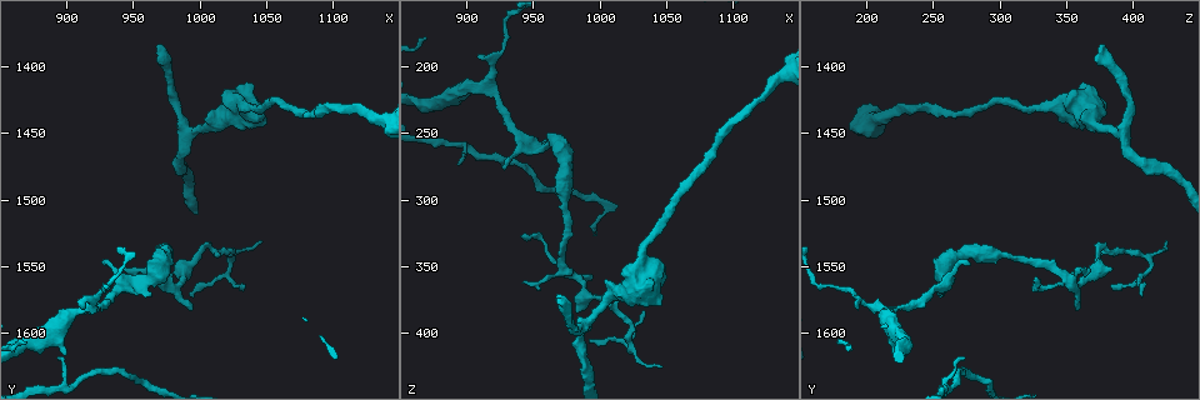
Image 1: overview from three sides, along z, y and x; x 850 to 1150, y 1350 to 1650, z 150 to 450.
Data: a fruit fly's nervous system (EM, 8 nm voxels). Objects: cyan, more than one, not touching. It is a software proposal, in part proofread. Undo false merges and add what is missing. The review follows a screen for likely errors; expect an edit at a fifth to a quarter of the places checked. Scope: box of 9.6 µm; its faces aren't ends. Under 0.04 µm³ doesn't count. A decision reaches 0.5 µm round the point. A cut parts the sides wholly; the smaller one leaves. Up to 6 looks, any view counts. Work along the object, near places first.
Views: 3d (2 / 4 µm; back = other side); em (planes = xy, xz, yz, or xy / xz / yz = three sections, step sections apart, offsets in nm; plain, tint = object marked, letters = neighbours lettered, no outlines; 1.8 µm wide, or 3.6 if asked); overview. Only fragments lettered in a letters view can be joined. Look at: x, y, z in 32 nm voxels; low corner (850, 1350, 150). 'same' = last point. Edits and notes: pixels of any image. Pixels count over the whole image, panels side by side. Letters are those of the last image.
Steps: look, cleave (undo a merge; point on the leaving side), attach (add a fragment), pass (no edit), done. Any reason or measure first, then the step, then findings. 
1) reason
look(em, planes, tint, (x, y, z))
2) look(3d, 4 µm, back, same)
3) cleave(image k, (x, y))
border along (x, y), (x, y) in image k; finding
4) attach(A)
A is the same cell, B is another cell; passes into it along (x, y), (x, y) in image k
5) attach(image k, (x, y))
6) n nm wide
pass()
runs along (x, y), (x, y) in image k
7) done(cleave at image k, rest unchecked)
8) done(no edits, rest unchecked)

free end
look(em, xz, step 16, letters, (970, 1386, 376))

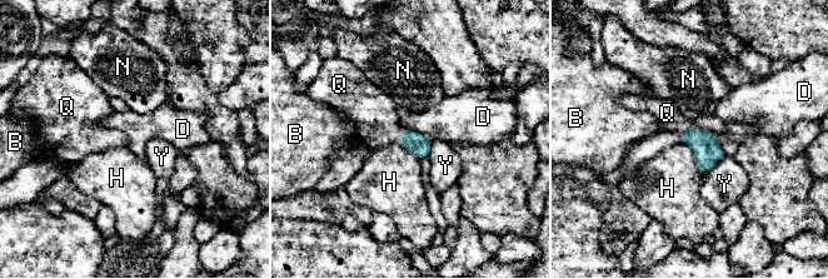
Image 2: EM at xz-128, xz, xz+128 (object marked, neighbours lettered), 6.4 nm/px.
another direction
look(em, xy, step 4, letters, same)

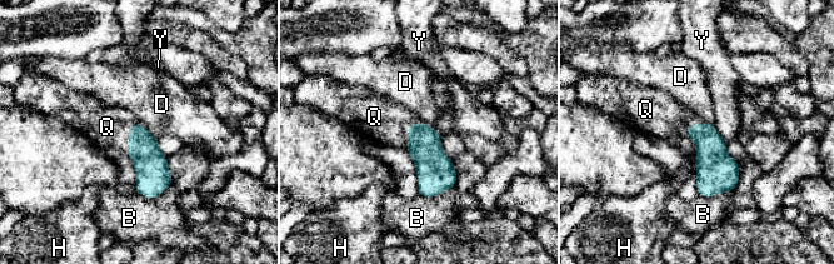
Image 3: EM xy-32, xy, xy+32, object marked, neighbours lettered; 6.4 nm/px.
190 nm wide
attach(Q)
Q is the same cell, B, D, H and Y are other cells; passes into it along (424, 143), (406, 132), (374, 116) in image 3; it goes on there

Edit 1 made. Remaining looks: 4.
look(overview)

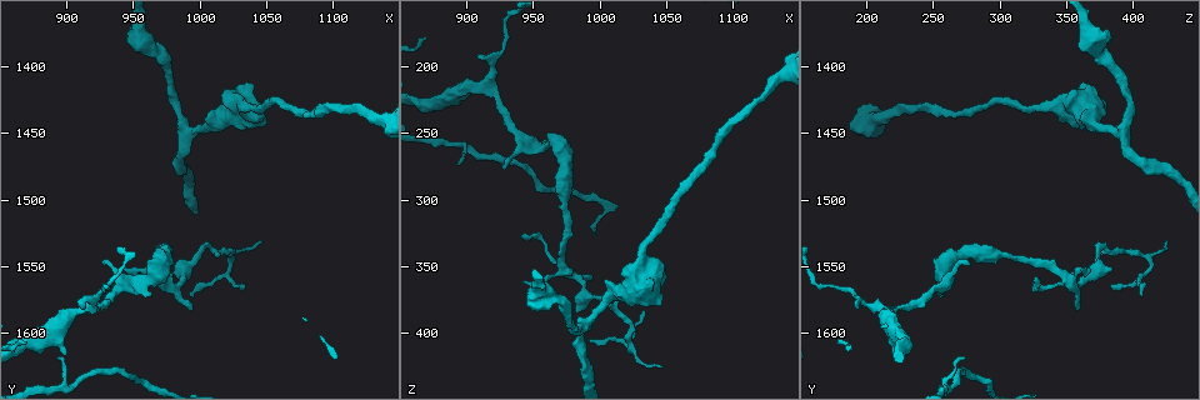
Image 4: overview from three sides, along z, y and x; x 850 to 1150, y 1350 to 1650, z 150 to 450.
thin arm on a thick one
look(3d, 2 µm, back, (912, 1584, 216))

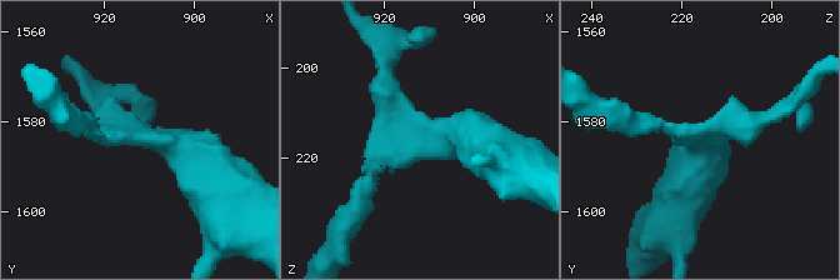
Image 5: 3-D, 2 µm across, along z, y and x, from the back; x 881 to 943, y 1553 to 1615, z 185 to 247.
3 arms; shape alone is not enough
look(em, xz, step 8, tint, (910, 1583, 215))

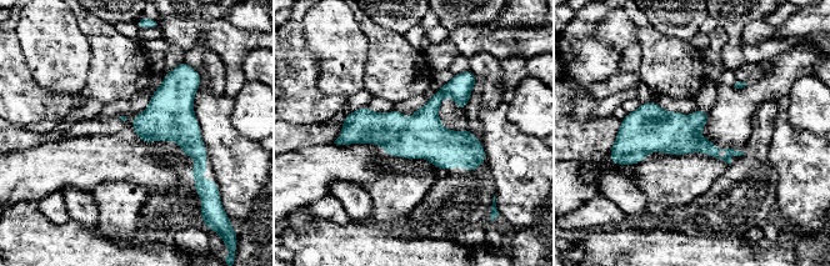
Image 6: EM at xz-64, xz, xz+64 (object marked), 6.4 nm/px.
what lies round it
look(em, xz, step 8, letters, same)

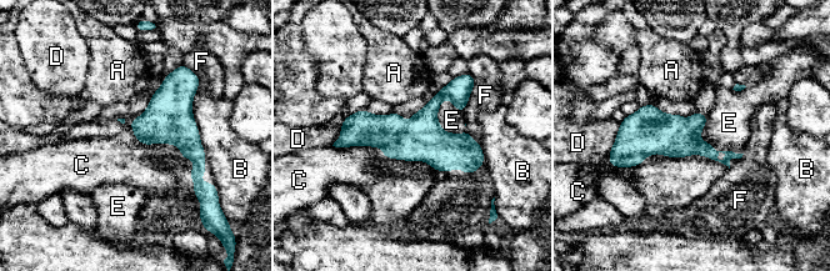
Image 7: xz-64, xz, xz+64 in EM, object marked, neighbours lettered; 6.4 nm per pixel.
B touches over 500 nm
pass()
A, B, C, D, E and F are other cells; border along (130, 128), (181, 157) in image 7; one cell here

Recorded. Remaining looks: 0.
done(attach at image 3, rest unchecked)

